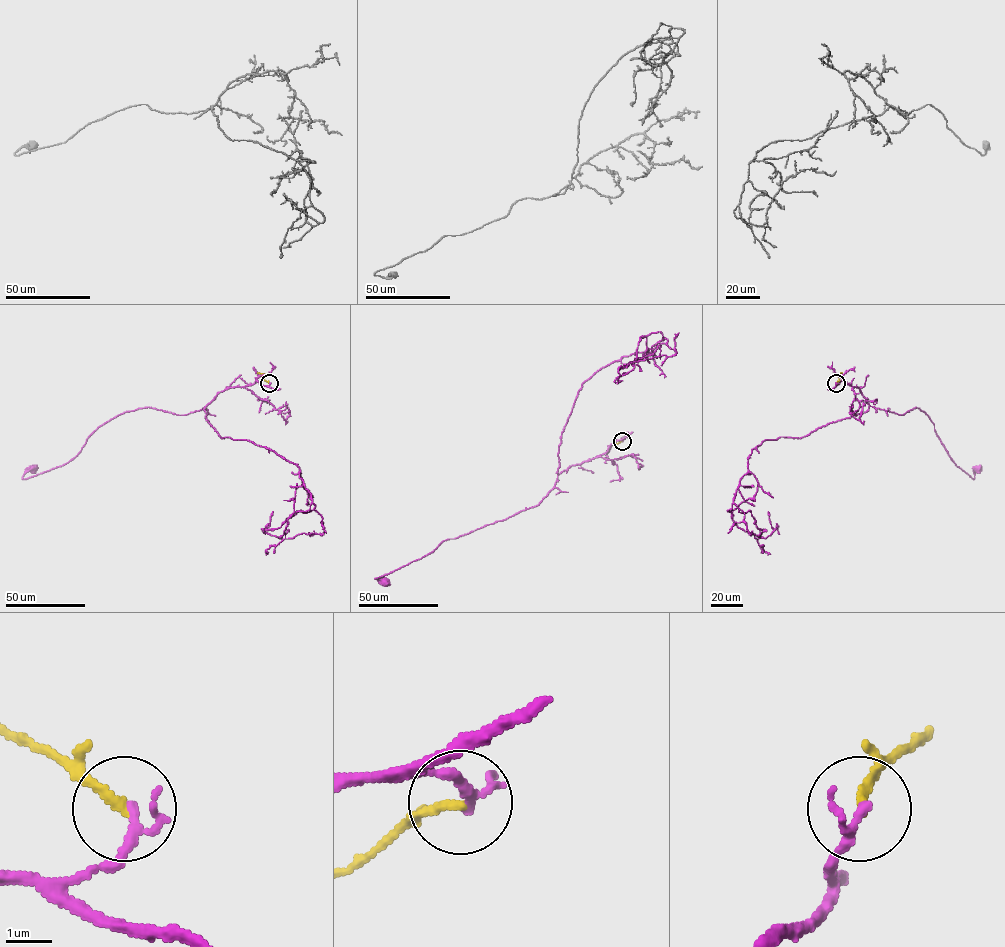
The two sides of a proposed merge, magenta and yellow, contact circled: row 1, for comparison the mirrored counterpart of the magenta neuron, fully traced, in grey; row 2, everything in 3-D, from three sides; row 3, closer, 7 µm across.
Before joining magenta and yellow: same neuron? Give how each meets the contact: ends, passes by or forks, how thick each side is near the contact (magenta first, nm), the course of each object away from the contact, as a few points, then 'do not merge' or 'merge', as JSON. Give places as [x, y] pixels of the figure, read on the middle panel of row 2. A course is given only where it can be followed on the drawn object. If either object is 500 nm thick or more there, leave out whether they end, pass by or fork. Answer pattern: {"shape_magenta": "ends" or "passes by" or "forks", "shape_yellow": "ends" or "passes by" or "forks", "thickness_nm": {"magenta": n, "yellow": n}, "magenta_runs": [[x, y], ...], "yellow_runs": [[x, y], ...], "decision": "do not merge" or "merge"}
{"shape_magenta": "passes by", "shape_yellow": "ends", "thickness_nm": {"magenta": 180, "yellow": 180}, "magenta_runs": [[622, 441], [564, 470], [537, 505], [444, 540], [420, 558], [374, 579], [385, 581]], "yellow_runs": [[622, 441], [609, 446]], "decision": "merge"}

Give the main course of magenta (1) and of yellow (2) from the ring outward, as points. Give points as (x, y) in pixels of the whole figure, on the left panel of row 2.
1: (269, 383), (225, 389), (185, 415), (150, 407), (125, 412), (96, 429), (68, 462), (22, 478), (33, 469)
2: (269, 383), (261, 373), (257, 373)

